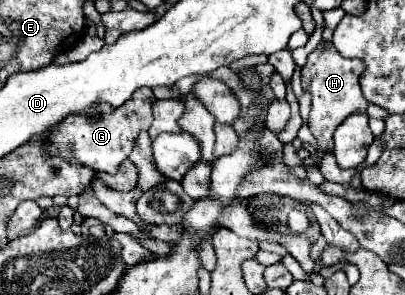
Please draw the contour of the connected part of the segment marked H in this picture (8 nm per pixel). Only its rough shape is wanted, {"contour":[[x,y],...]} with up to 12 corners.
{"contour":[[318,44],[302,68],[310,132],[330,150],[334,130],[364,114],[364,64]]}

